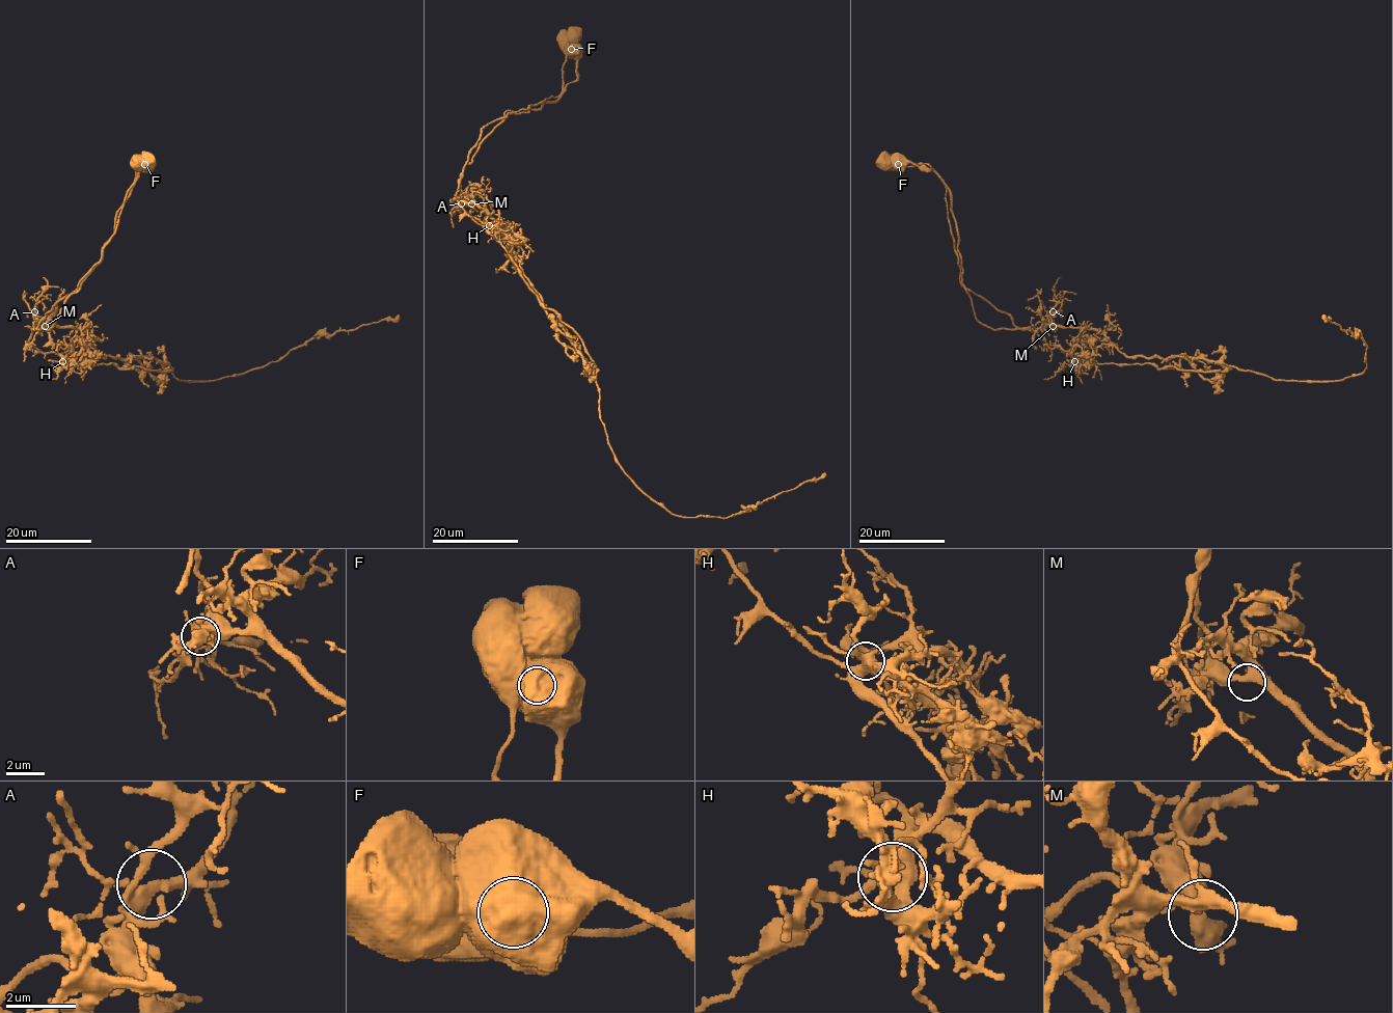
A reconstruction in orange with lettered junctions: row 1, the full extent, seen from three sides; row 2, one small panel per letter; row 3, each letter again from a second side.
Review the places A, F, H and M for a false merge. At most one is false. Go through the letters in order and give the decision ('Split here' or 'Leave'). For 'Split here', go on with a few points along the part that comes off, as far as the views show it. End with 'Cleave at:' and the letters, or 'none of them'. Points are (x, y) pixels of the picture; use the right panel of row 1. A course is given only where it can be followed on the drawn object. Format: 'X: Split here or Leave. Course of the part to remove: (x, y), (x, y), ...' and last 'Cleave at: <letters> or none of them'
A: Leave
F: Split here. Course of the part to remove: (899, 164), (932, 169), (949, 191), (978, 321), (1099, 363), (1225, 370), (1213, 380), (1163, 367)
H: Leave
M: Leave
Cleave at: F

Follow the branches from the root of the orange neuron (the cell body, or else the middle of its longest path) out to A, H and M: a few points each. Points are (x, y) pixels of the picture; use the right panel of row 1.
A: (890, 160), (906, 166), (928, 164), (941, 180), (966, 289), (1020, 328), (1037, 322), (1052, 325), (1053, 311)
H: (890, 160), (906, 166), (928, 164), (941, 180), (962, 283), (1008, 313), (1016, 326), (1073, 352), (1074, 361)
M: (890, 160), (906, 166), (928, 164), (941, 180), (962, 283), (1008, 313), (1020, 328), (1037, 322), (1053, 326)

